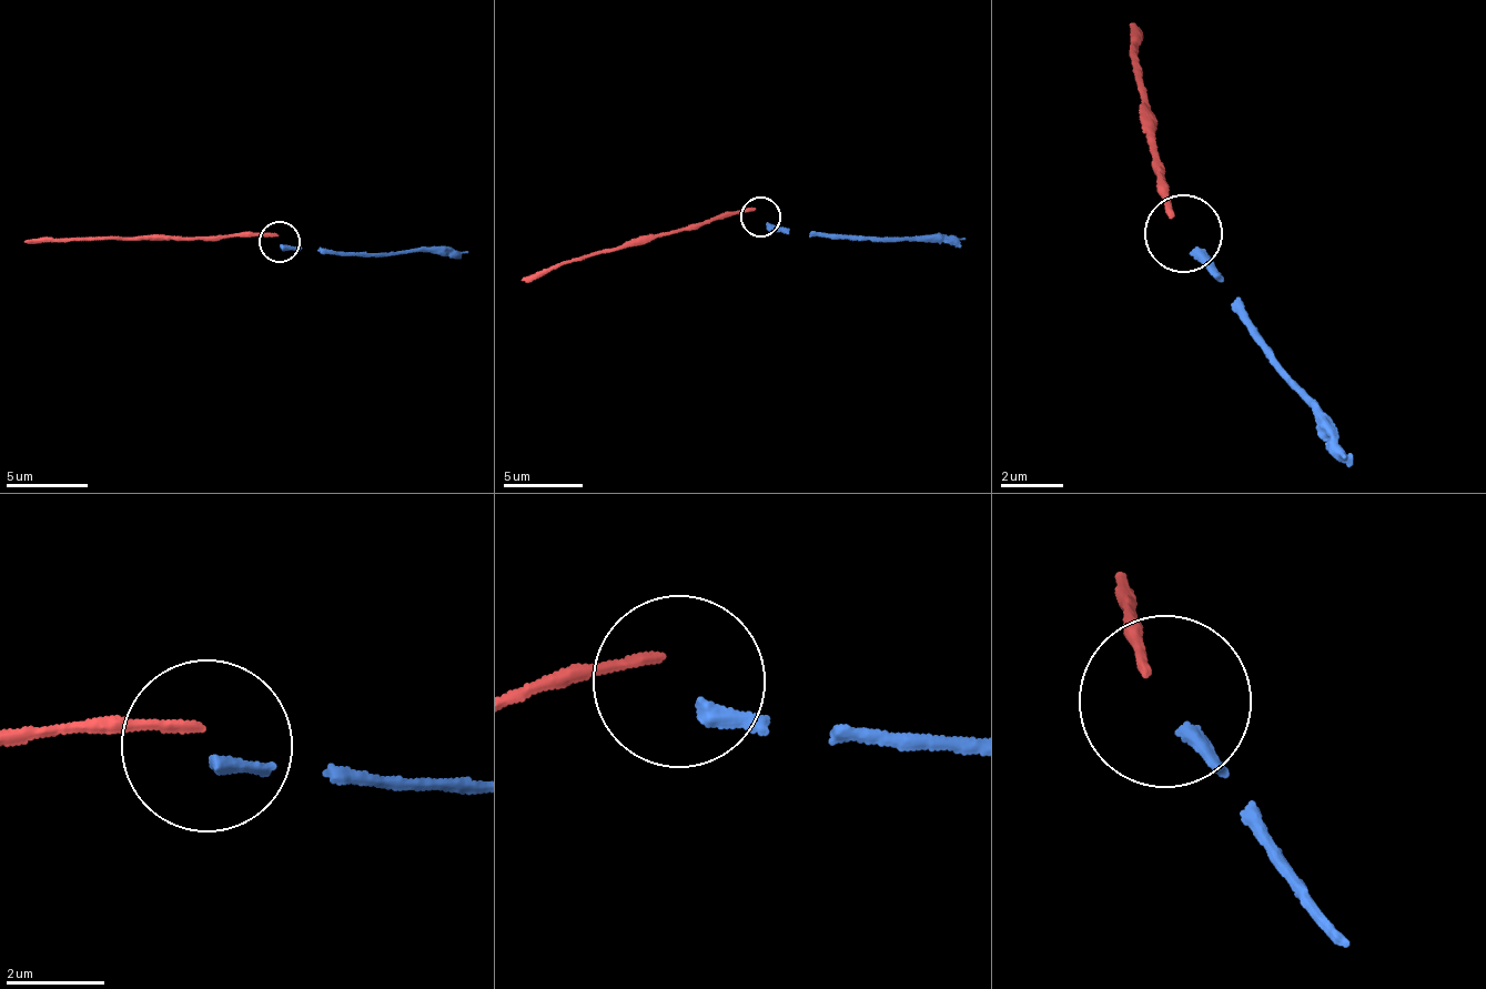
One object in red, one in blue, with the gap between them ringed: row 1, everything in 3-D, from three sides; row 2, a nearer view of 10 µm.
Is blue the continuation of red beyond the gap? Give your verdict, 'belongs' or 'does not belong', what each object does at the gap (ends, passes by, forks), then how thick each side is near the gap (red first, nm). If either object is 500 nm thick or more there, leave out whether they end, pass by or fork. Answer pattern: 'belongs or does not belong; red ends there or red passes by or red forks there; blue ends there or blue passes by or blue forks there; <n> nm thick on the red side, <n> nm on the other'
does not belong; red ends there; blue ends there; 200 nm thick on the red side, 320 nm on the other

